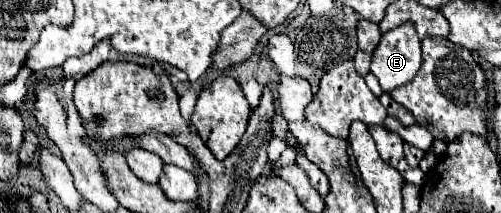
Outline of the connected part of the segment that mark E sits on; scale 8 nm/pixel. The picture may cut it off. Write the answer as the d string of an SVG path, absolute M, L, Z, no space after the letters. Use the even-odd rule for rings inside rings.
M405 23L401 27L395 27L395 29L383 33L379 47L373 51L371 73L379 79L385 93L391 93L393 89L413 81L419 67L421 67L421 39L419 39L413 23Z

